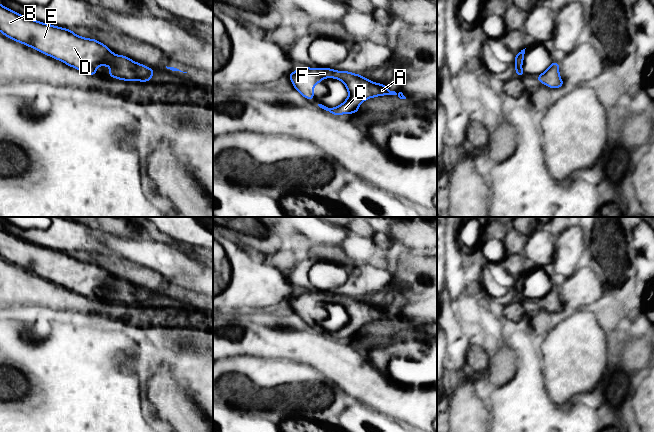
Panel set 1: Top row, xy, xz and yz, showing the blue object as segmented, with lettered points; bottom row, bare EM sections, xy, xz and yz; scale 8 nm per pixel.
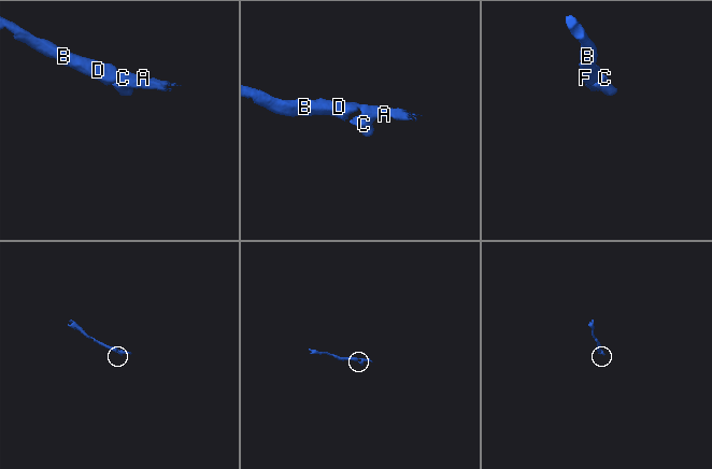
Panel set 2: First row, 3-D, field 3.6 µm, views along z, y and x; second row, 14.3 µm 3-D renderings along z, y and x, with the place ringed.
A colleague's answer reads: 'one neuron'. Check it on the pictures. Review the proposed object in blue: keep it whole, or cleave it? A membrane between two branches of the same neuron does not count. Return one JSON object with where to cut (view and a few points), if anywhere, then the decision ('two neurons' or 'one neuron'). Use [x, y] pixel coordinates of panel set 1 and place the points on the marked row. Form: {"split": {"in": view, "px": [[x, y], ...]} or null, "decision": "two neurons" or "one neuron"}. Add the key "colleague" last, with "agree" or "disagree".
{"split": null, "decision": "one neuron", "colleague": "agree"}

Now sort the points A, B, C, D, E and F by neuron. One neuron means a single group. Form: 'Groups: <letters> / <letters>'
Groups: A B C D E F

